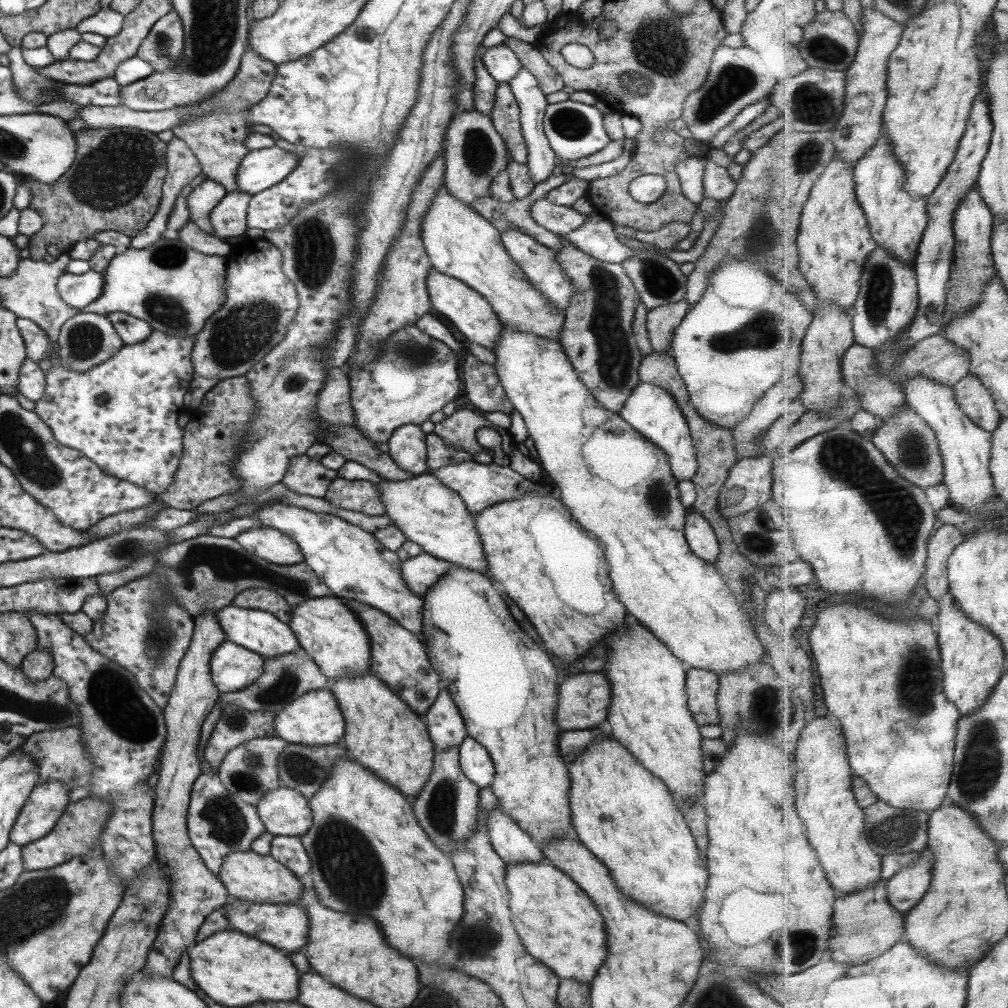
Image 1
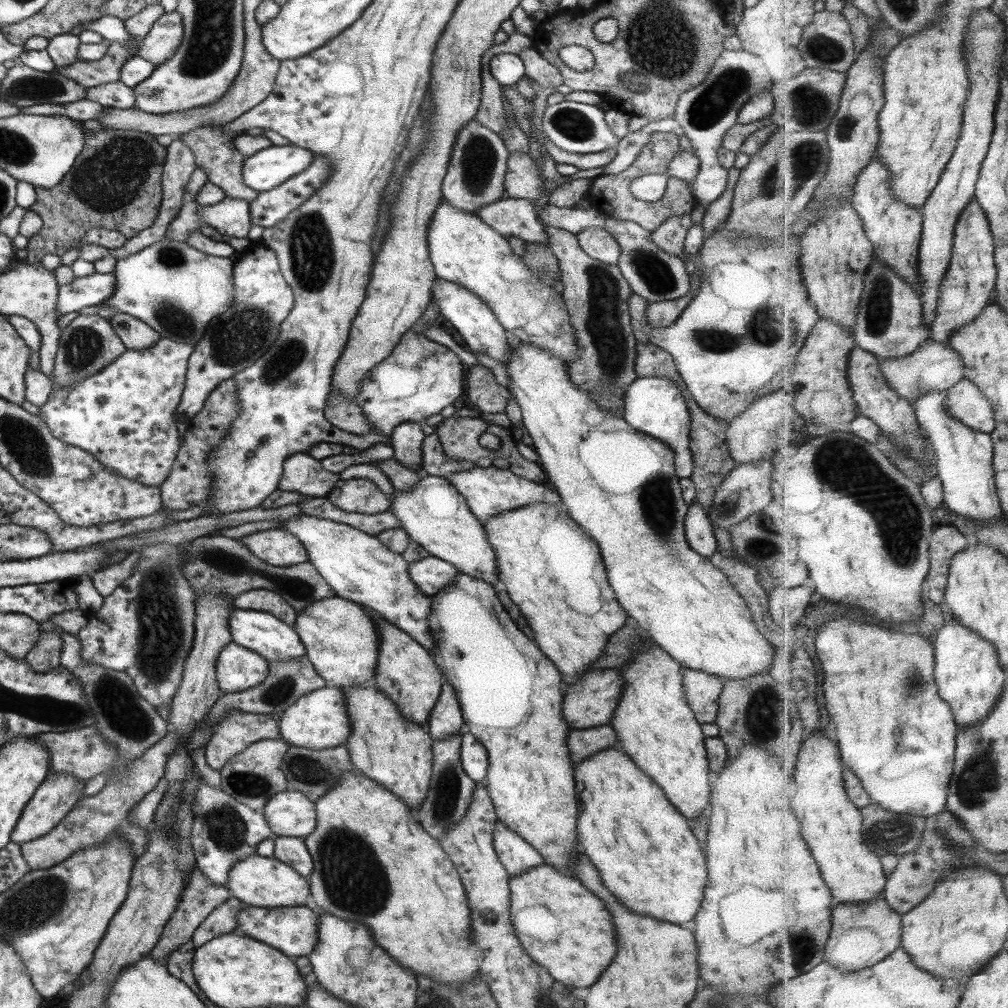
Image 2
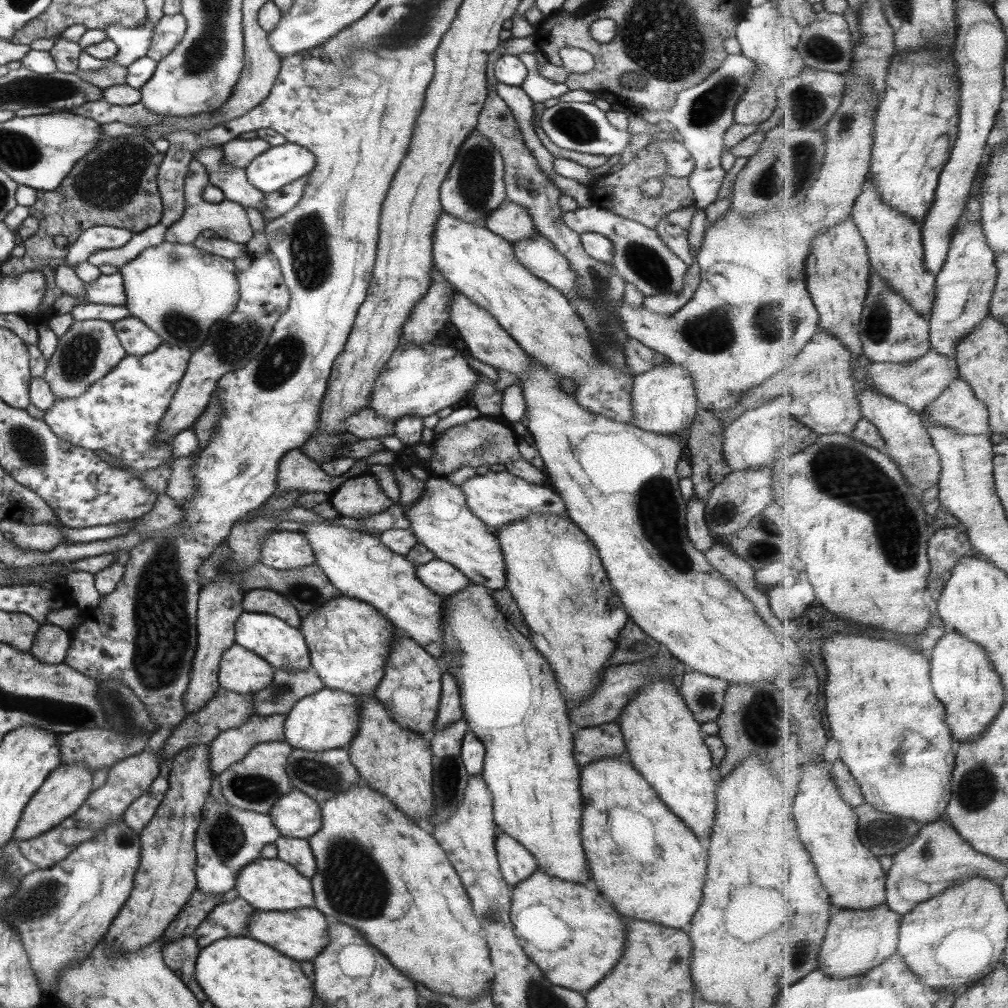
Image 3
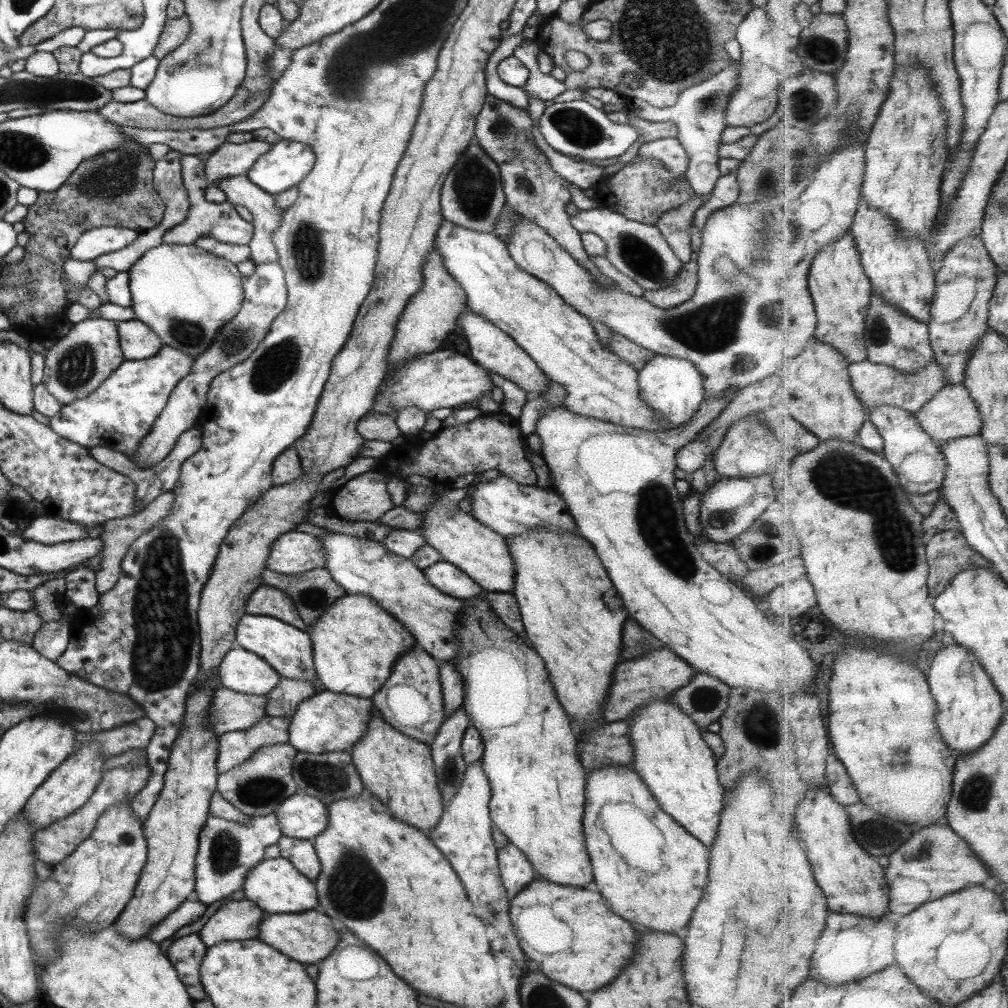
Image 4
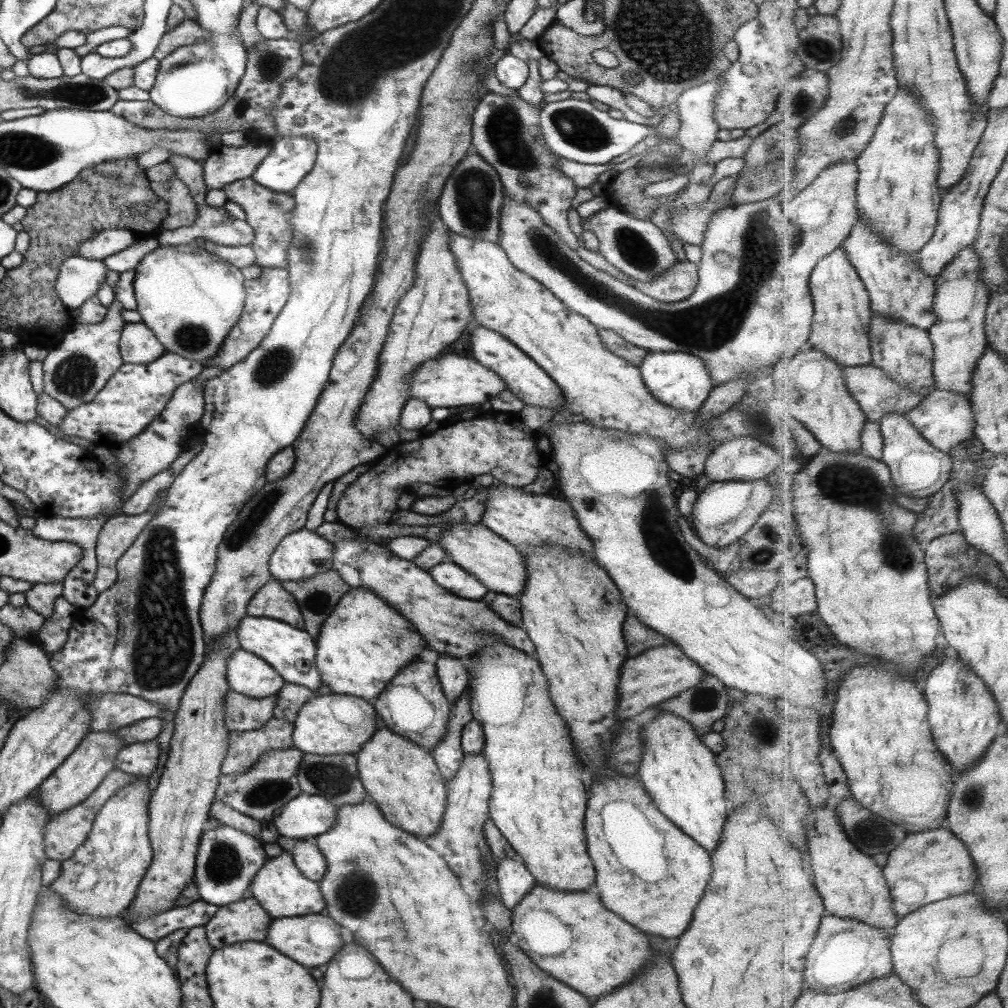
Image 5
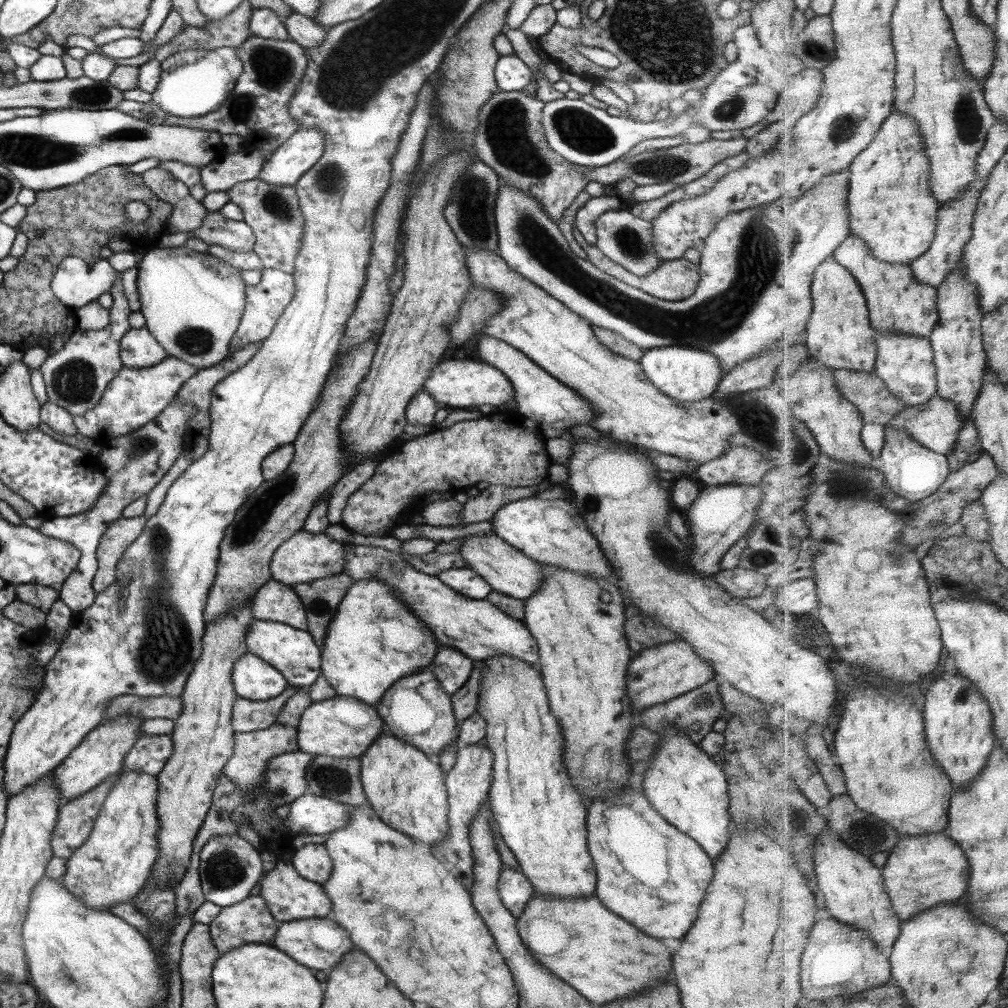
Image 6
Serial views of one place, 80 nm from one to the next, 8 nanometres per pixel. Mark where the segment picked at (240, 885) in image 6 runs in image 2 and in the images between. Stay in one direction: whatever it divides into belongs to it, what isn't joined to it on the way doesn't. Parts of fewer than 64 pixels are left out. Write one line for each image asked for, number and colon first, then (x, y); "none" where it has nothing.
2: (224, 831)
3: (227, 838)
4: (227, 851)
5: (226, 861)

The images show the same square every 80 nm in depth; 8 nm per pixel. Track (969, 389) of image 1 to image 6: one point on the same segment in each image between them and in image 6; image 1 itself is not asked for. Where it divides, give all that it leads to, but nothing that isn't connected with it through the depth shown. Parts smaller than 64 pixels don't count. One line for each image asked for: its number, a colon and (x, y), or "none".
2: (965, 401)
3: (957, 407)
4: (952, 413)
5: (945, 418)
6: (937, 424)

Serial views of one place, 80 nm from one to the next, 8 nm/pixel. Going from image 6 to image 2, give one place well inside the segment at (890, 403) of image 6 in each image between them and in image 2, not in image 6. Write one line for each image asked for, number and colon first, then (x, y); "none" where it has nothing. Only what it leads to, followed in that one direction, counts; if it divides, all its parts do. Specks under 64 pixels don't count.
2: (937, 366)
3: (918, 383)
4: (875, 384)
5: (878, 394)

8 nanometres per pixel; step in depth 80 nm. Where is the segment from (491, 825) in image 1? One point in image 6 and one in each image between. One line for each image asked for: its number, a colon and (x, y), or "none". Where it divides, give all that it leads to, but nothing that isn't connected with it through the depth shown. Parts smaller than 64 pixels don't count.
2: (516, 856)
3: (515, 864)
4: (515, 872)
5: (514, 882)
6: (514, 891)

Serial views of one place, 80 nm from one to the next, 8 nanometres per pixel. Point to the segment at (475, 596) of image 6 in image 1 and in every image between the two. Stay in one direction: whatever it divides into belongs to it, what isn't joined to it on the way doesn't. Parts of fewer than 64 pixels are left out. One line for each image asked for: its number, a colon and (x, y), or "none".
1: (419, 573)
2: (430, 575)
3: (441, 578)
4: (449, 580)
5: (453, 579)

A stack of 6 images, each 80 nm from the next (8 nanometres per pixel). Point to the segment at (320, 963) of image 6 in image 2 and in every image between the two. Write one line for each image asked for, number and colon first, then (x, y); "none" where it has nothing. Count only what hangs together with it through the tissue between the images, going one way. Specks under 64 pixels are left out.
2: (294, 930)
3: (302, 933)
4: (309, 936)
5: (313, 940)

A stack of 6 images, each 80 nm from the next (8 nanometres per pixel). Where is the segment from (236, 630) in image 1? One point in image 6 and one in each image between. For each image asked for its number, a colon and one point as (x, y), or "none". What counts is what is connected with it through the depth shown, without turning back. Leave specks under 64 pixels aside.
2: (260, 632)
3: (280, 645)
4: (286, 649)
5: (289, 651)
6: (292, 652)

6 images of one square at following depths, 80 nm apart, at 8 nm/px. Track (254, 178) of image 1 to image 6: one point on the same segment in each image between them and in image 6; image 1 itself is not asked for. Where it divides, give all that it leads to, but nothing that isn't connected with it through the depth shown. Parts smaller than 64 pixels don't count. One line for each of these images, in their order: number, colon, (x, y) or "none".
2: (269, 167)
3: (279, 165)
4: (286, 162)
5: (290, 158)
6: (302, 149)

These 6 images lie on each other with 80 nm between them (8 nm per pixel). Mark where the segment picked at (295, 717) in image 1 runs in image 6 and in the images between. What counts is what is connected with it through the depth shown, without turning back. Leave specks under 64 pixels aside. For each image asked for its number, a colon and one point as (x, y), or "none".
2: (318, 720)
3: (328, 719)
4: (326, 722)
5: (331, 724)
6: (340, 727)

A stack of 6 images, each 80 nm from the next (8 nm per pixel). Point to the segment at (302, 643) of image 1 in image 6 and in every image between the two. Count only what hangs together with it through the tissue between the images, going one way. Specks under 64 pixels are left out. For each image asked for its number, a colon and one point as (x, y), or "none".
2: (340, 639)
3: (348, 641)
4: (354, 643)
5: (364, 642)
6: (373, 640)

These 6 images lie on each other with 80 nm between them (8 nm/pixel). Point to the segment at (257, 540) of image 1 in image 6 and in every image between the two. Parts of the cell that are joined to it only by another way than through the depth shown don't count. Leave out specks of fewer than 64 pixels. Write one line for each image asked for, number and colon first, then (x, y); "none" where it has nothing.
2: (275, 547)
3: (280, 550)
4: (293, 553)
5: (302, 554)
6: (304, 557)

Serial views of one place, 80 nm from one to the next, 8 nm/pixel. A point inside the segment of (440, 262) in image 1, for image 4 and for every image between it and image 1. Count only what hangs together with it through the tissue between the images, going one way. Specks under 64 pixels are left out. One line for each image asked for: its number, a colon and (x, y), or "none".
2: (463, 250)
3: (480, 265)
4: (562, 343)

